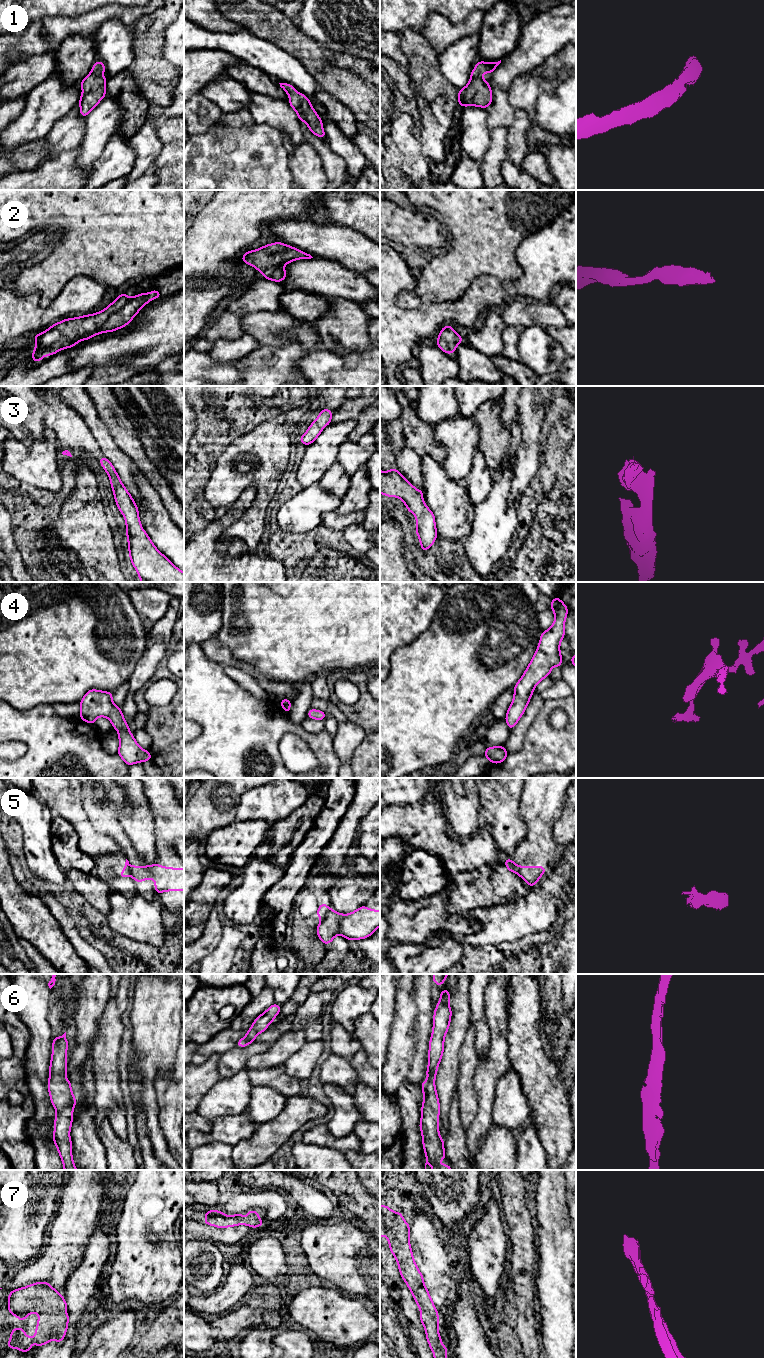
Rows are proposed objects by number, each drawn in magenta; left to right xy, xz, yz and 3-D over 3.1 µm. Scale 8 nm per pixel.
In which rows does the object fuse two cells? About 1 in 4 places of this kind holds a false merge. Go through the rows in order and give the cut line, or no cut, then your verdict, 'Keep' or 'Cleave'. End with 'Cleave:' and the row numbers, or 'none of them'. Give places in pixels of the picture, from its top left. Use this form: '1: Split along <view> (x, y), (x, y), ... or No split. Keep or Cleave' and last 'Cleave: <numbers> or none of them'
1: No split. Keep
2: No split. Keep
3: No split. Keep
4: No split. Keep
5: Split along xz (330, 908), (326, 917), (318, 925). Cleave
6: No split. Keep
7: No split. Keep
Cleave: 5

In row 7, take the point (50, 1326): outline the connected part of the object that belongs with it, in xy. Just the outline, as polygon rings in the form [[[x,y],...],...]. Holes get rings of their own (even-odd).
[[[47,1281],[10,1291],[7,1308],[21,1322],[30,1313],[41,1316],[37,1319],[35,1346],[41,1347],[51,1340],[62,1343],[70,1318],[70,1315],[64,1313],[68,1306],[64,1296]]]

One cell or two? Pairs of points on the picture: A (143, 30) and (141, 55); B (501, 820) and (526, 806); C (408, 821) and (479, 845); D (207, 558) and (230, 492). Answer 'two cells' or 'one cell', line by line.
A: one cell
B: two cells
C: one cell
D: two cells

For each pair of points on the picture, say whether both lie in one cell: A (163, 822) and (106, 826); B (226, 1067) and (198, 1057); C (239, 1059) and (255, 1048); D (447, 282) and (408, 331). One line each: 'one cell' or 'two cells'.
A: one cell
B: two cells
C: one cell
D: two cells

